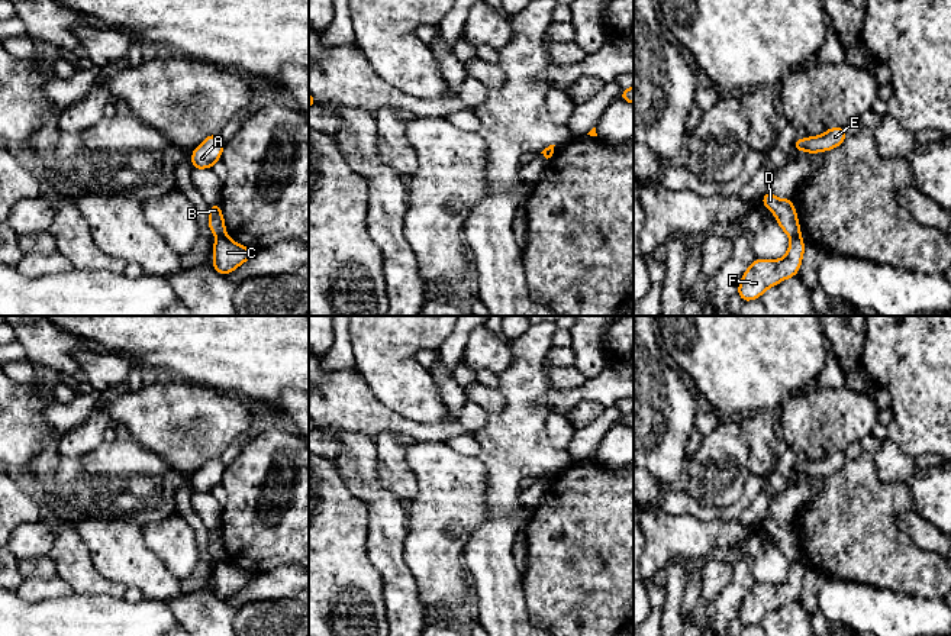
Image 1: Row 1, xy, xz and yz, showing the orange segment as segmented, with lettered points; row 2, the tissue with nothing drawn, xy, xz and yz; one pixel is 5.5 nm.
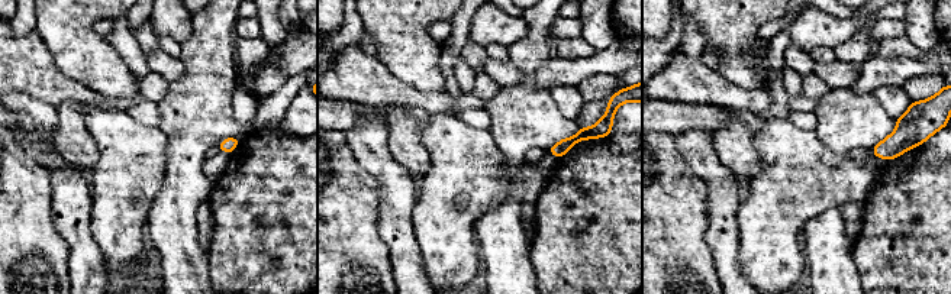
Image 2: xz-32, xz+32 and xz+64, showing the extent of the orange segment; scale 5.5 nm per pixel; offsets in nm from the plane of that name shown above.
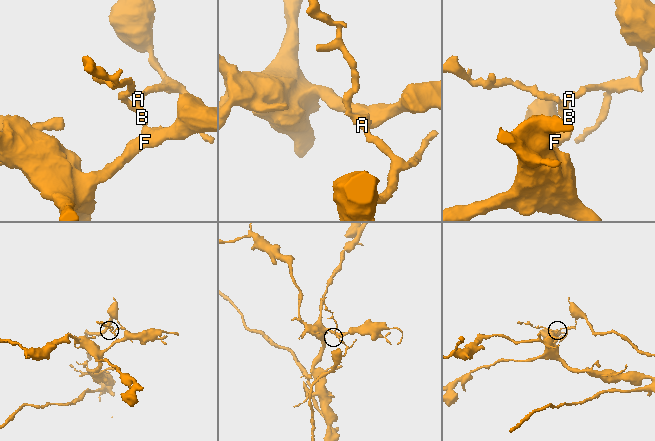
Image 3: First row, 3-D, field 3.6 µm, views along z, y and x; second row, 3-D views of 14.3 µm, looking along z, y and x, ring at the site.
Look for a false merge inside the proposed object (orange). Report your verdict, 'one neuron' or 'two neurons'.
two neurons

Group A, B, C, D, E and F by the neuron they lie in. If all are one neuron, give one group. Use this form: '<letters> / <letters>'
A B D E / C F

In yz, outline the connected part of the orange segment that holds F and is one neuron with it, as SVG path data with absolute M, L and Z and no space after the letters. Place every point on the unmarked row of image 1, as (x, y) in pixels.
M797 559L792 562L790 571L783 584L776 585L757 582L739 606L738 619L742 626L755 624L761 622L767 613L786 603L797 600L805 571L802 561Z

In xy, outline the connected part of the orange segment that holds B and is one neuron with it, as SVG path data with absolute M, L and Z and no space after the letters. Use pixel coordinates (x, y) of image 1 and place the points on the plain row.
M219 527L209 530L209 553L213 559L217 559L217 561L226 559L223 539Z

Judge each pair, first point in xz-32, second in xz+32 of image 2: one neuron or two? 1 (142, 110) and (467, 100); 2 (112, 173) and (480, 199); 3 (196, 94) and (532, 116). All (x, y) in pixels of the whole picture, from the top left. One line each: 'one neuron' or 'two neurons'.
1: two neurons
2: one neuron
3: one neuron

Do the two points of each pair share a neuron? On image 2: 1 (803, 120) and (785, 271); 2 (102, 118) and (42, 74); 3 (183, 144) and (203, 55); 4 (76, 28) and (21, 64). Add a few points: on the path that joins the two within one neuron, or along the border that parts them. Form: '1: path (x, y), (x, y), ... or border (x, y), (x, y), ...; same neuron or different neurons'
1: border (787, 119), (800, 128), (814, 129); different neurons
2: border (89, 104), (113, 106), (122, 110); different neurons
3: path (193, 122), (203, 96), (203, 77); same neuron
4: border (35, 31), (54, 61), (67, 74); different neurons

